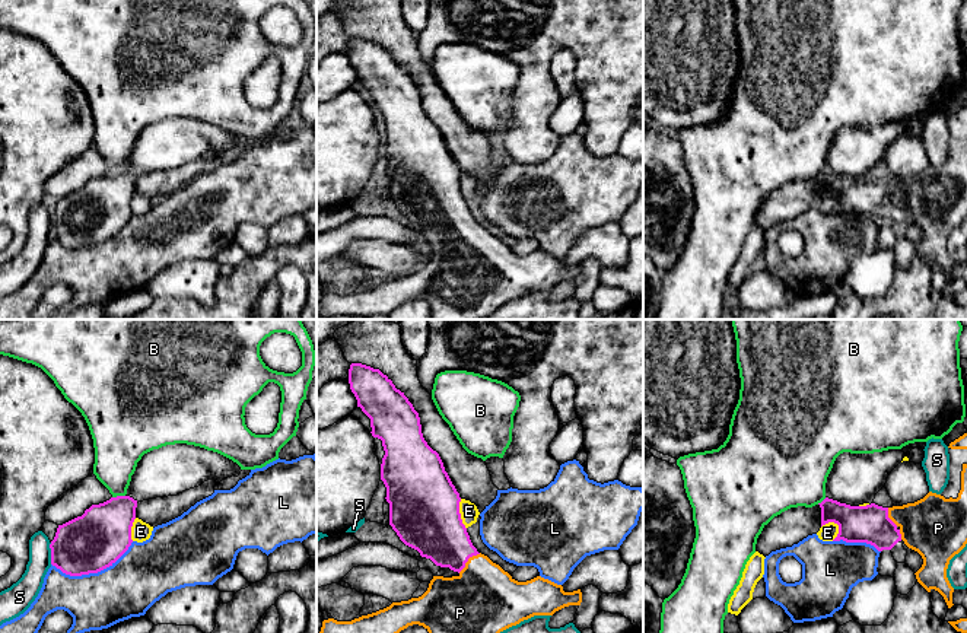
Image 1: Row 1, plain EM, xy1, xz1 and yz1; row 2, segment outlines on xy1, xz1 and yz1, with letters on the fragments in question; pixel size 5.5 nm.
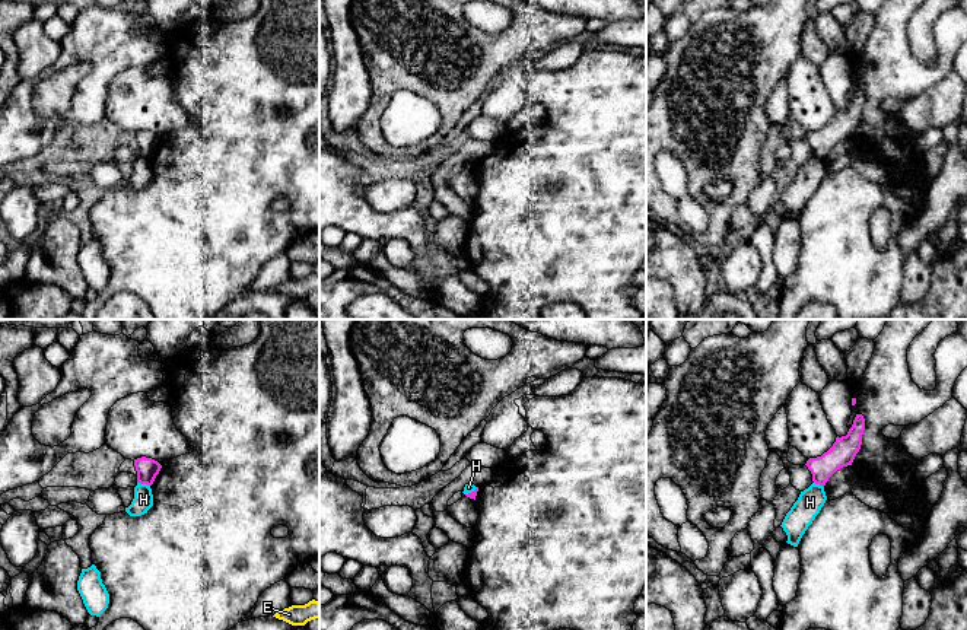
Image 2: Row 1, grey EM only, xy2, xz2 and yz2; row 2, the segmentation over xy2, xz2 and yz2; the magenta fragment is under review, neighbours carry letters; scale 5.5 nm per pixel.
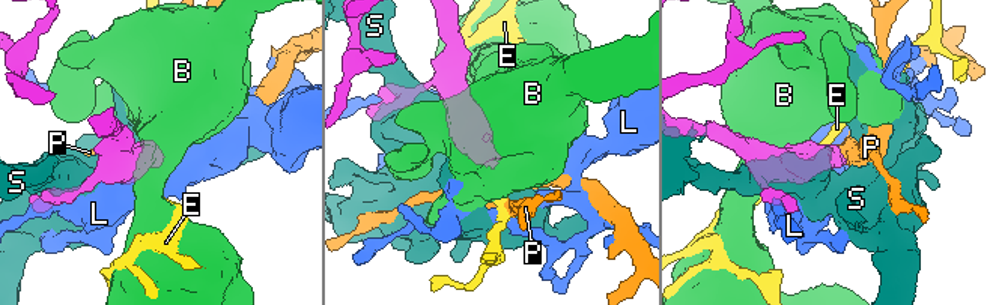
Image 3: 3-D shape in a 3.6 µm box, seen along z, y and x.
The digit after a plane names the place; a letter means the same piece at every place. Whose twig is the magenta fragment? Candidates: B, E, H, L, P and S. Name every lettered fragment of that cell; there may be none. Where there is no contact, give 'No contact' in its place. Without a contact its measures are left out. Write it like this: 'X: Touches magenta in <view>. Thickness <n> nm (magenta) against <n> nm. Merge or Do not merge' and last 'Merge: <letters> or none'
B: Touches magenta in xy1. Thickness 320 nm (magenta) against 260 nm. Do not merge
E: Touches magenta in yz1. Thickness 220 nm (magenta) against 100 nm. Do not merge
H: Touches magenta in xy2. Thickness 120 nm (magenta) against 110 nm. Do not merge
L: Touches magenta in xy1. Thickness 320 nm (magenta) against 320 nm. Do not merge
P: Touches magenta in xz1. Thickness 300 nm (magenta) against 380 nm. Merge
S: Touches magenta in xy1. Thickness 320 nm (magenta) against 140 nm. Do not merge
Merge: P

